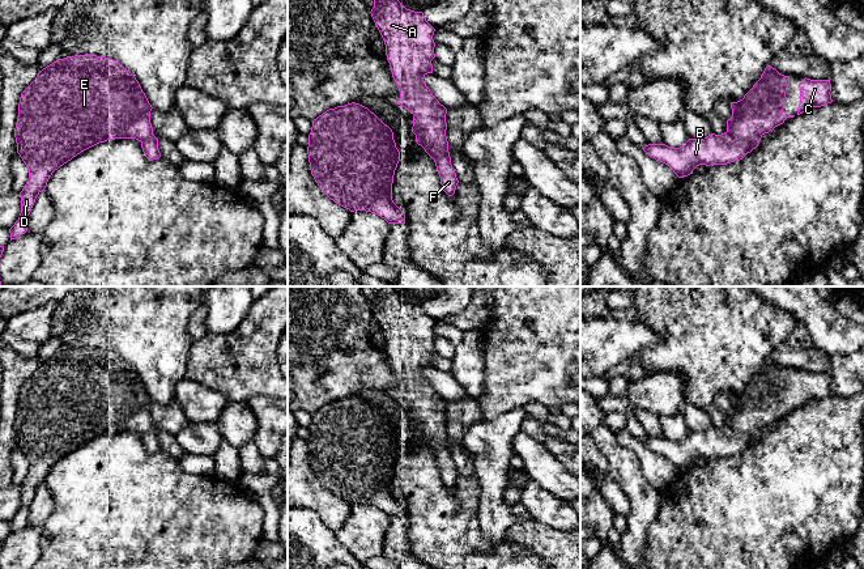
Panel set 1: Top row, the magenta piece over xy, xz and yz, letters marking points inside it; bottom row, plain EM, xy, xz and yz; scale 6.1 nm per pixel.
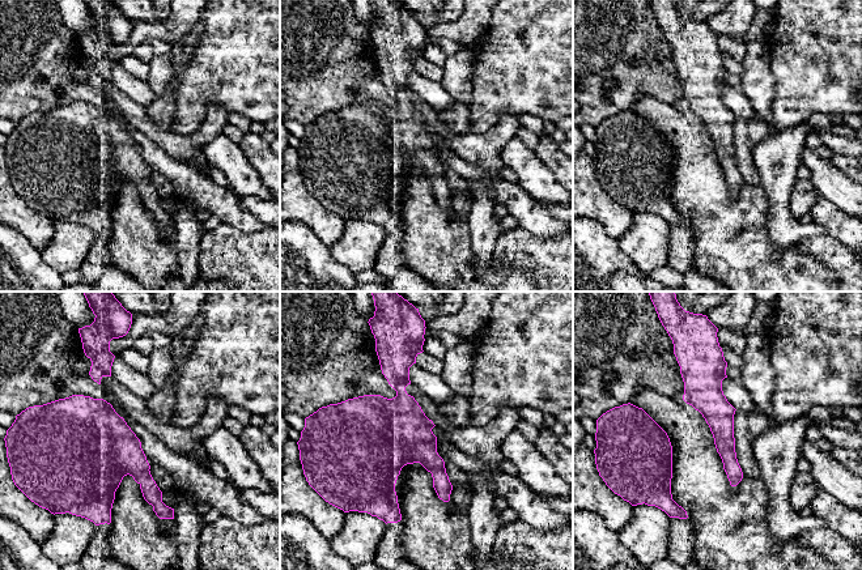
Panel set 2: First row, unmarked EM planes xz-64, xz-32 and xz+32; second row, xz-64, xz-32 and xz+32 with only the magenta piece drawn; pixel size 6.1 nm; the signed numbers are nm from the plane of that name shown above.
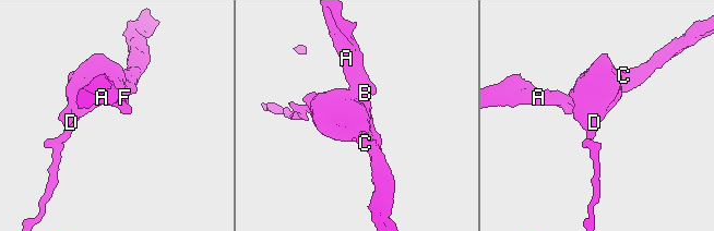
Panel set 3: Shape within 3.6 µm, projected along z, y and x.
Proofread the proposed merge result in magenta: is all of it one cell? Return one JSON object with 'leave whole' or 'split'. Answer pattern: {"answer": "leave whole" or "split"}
{"answer": "leave whole"}

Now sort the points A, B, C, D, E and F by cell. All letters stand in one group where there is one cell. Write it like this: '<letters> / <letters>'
A B C D E F

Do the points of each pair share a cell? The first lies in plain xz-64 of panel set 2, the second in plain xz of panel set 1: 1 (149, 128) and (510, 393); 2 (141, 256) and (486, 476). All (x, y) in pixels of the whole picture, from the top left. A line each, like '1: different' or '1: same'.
1: different
2: different

